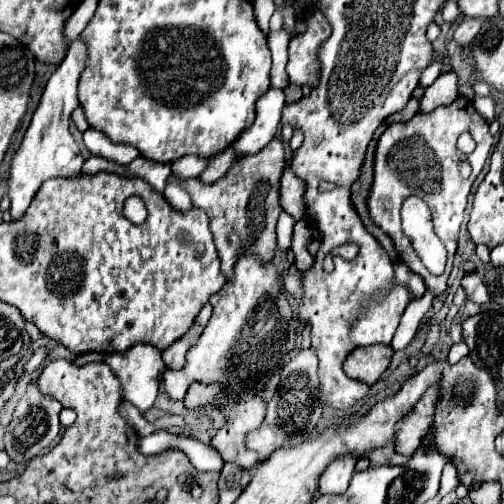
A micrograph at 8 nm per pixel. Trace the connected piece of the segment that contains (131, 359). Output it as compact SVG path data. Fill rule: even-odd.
M136 343L122 353L106 355L104 363L114 371L114 375L118 375L124 401L136 405L140 413L154 405L162 383L162 373L166 369L162 353L156 347Z

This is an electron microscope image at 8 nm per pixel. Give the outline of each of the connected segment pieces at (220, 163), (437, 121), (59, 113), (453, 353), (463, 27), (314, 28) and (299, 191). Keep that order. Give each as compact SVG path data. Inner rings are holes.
M228 147L226 151L208 159L208 165L198 179L202 183L216 183L220 177L224 177L228 173L228 169L234 165L234 161L236 161L236 155L234 155L232 147Z
M458 97L454 103L438 107L432 113L416 113L406 123L392 123L378 141L376 161L374 161L374 185L372 185L372 191L368 197L370 217L384 233L388 233L392 237L400 259L414 273L424 277L426 287L430 291L434 291L436 297L442 297L448 289L448 275L452 271L452 263L454 263L454 255L456 255L456 247L458 247L458 235L460 235L460 225L464 219L464 209L468 203L468 193L492 149L492 135L490 135L488 127L490 125L486 123L486 119L476 109L472 109L472 101L466 97ZM464 131L470 131L478 143L474 153L468 155L468 161L474 167L472 175L468 179L462 179L462 175L458 171L458 163L456 163L456 159L458 159L456 141ZM410 195L424 199L426 205L430 207L430 211L436 215L436 231L438 231L442 243L448 245L448 263L446 263L446 271L442 275L432 275L422 265L420 257L414 253L414 249L410 245L410 239L400 229L400 205Z
M76 39L60 67L54 71L54 75L48 79L46 89L40 97L40 105L32 117L32 123L14 153L10 161L10 175L8 175L8 195L10 195L10 215L12 219L20 219L30 201L34 199L36 191L42 187L44 181L52 177L76 177L82 173L84 165L84 155L80 153L80 147L76 145L72 133L68 131L70 123L70 113L78 107L78 79L82 75L82 69L86 67L86 45L82 45L82 39Z
M460 341L460 343L452 345L452 349L450 349L450 353L448 353L448 363L454 365L454 363L458 363L462 357L466 357L466 355L468 355L468 347L466 347L464 341Z
M464 17L464 21L456 27L454 31L454 41L460 45L460 47L466 47L474 41L474 37L478 35L480 31L480 25L482 21L480 19L470 19L470 17Z
M310 7L304 13L306 31L296 35L288 47L288 79L292 85L316 87L320 79L318 47L330 37L330 23L318 7Z
M284 169L280 183L280 205L294 219L306 219L304 207L304 181L292 173L292 169Z

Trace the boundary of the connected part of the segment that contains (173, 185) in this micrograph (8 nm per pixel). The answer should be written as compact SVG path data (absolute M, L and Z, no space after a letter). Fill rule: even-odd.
M171 181L164 189L164 197L170 205L178 205L178 209L192 209L192 199L179 182Z

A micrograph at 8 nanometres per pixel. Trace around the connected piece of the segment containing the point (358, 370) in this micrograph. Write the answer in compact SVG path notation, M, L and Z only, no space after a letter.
M388 345L360 347L360 349L354 349L346 357L342 369L348 377L358 379L358 381L366 381L372 385L388 369L390 359L392 359L392 347L388 347Z

